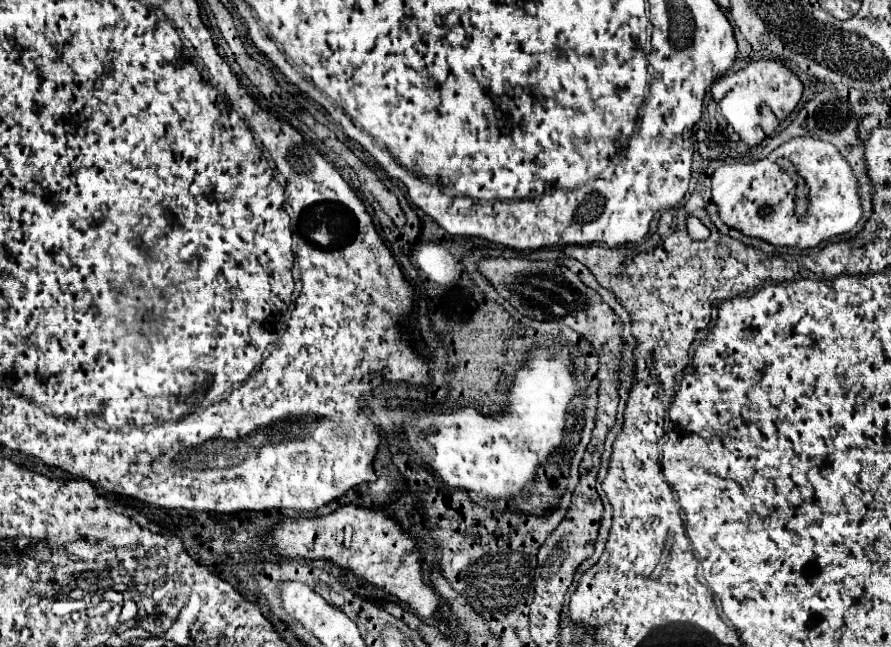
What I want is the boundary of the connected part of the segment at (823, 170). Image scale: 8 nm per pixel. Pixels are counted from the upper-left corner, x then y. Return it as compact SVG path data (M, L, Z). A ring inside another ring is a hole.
M796 136L788 142L784 142L780 148L776 148L774 152L770 152L766 158L750 162L750 164L724 164L720 166L714 174L712 174L712 200L718 206L720 218L732 226L742 230L746 236L754 236L760 240L766 240L774 246L796 246L800 250L804 248L814 248L824 240L830 240L834 236L846 234L850 232L858 220L862 218L862 206L860 206L860 198L858 198L858 180L850 168L850 164L840 156L840 150L834 144L816 140L812 136ZM778 158L790 158L792 164L796 166L798 174L806 180L808 184L808 214L804 218L794 216L794 186L790 186L788 178L786 178L786 186L784 190L780 190L778 182L780 178L786 174L780 166L778 166Z

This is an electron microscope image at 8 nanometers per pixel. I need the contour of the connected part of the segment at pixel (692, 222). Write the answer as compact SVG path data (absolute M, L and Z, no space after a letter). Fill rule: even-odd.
M690 216L688 222L686 222L686 228L688 228L688 234L692 240L706 240L710 236L710 228L696 216Z

